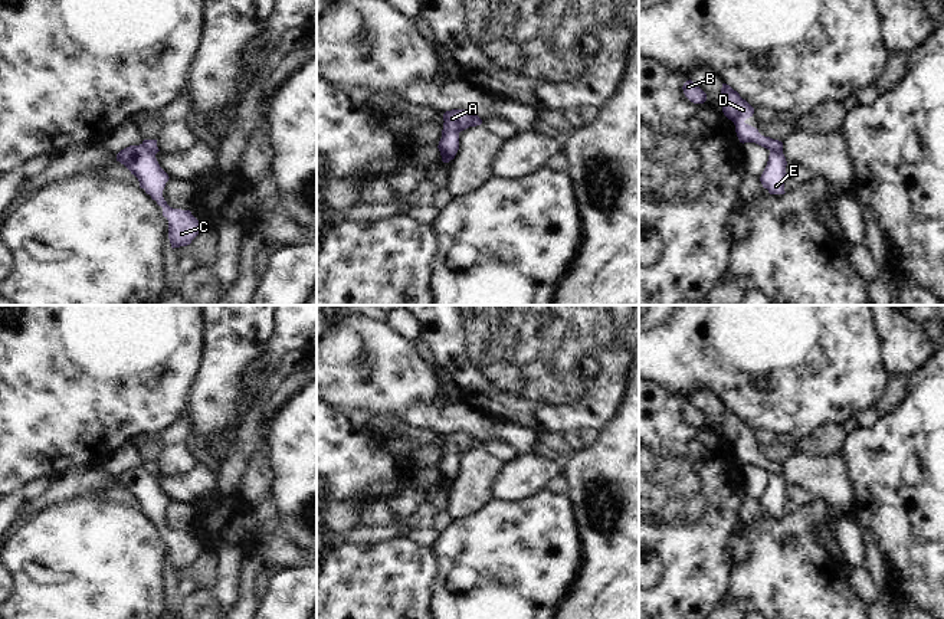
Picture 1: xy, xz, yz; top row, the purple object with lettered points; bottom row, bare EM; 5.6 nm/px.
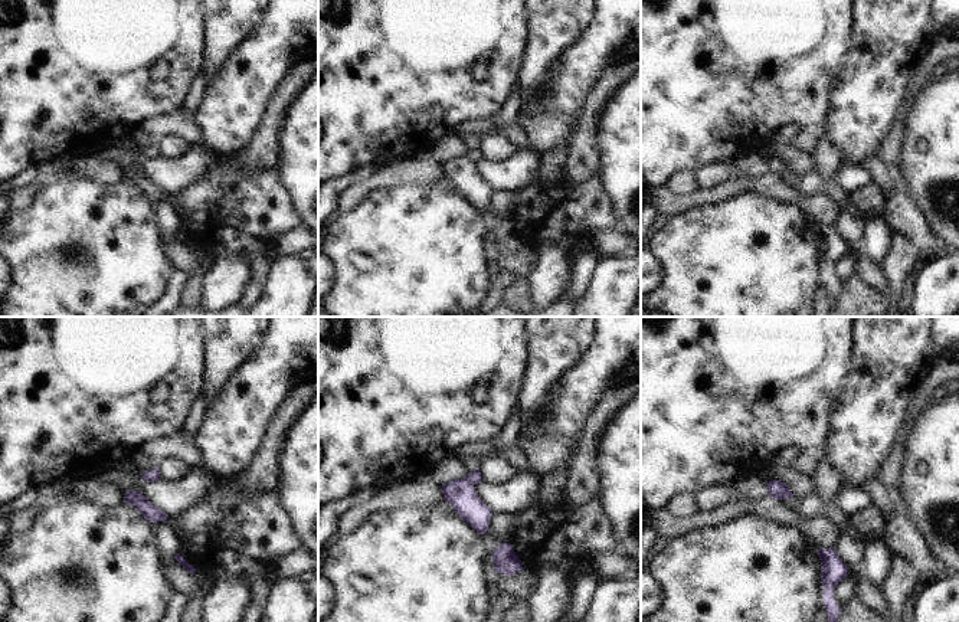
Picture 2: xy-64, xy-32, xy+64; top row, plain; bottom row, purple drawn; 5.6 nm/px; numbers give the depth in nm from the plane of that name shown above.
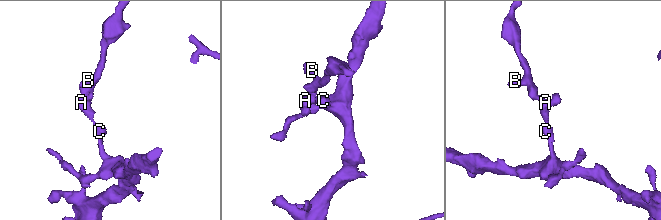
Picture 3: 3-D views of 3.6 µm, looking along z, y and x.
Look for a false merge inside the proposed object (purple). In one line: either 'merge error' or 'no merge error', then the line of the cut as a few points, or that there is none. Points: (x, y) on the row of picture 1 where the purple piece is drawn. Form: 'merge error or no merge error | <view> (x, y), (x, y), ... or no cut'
merge error | xy (141, 144), (154, 154)

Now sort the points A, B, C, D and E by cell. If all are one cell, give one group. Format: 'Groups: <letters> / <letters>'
Groups: A C E / B D

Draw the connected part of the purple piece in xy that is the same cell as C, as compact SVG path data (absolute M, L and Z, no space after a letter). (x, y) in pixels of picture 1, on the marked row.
M142 144L130 145L117 154L117 161L124 164L134 174L140 187L163 207L163 216L168 220L168 239L171 248L187 246L200 233L200 222L190 210L173 209L163 197L168 174L160 167L155 154L151 154Z

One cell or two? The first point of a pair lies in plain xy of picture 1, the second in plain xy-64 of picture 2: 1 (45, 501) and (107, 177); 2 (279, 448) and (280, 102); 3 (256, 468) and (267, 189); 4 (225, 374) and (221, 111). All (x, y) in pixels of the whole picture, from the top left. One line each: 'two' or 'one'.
1: one
2: two
3: two
4: two

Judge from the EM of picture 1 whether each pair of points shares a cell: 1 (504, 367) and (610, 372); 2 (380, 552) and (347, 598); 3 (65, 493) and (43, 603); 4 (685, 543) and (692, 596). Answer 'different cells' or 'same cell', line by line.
1: same cell
2: same cell
3: different cells
4: same cell

